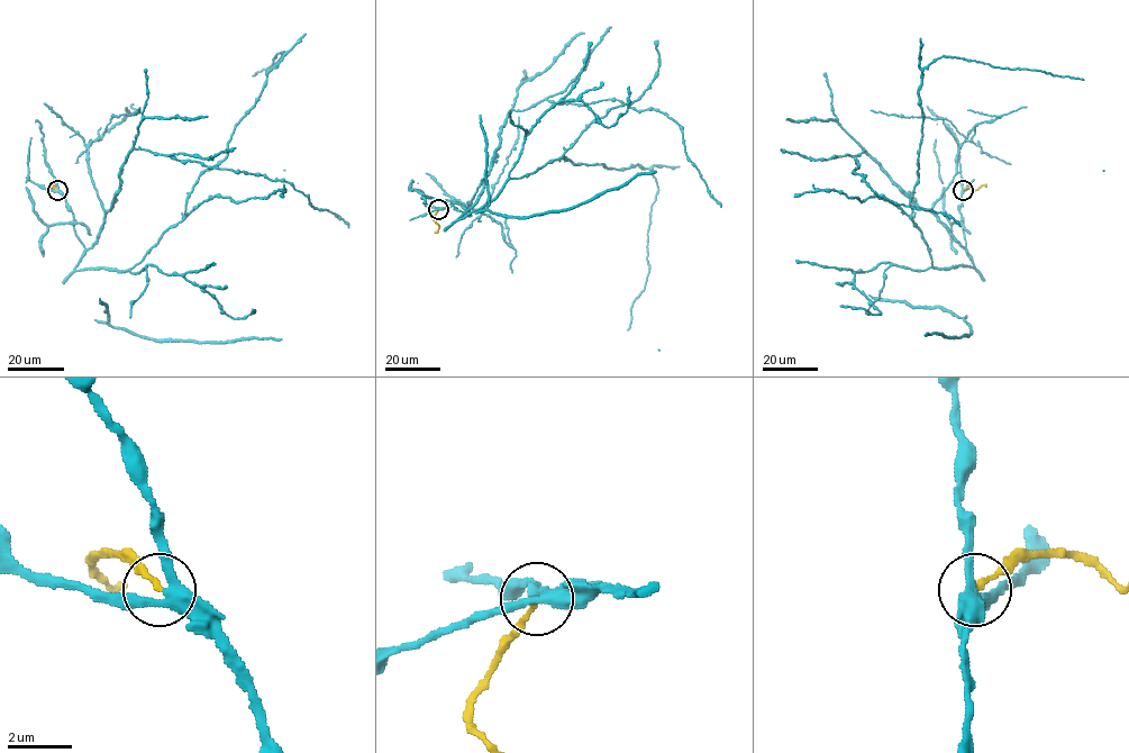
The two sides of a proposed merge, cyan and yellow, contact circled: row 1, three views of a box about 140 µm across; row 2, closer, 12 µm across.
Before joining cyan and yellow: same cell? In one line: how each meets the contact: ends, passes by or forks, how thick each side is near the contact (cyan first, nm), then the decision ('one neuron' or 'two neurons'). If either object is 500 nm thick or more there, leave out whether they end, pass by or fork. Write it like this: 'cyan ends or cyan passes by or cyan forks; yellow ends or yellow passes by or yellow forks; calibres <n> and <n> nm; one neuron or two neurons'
cyan forks; yellow ends; calibres 320 and 160 nm; two neurons

